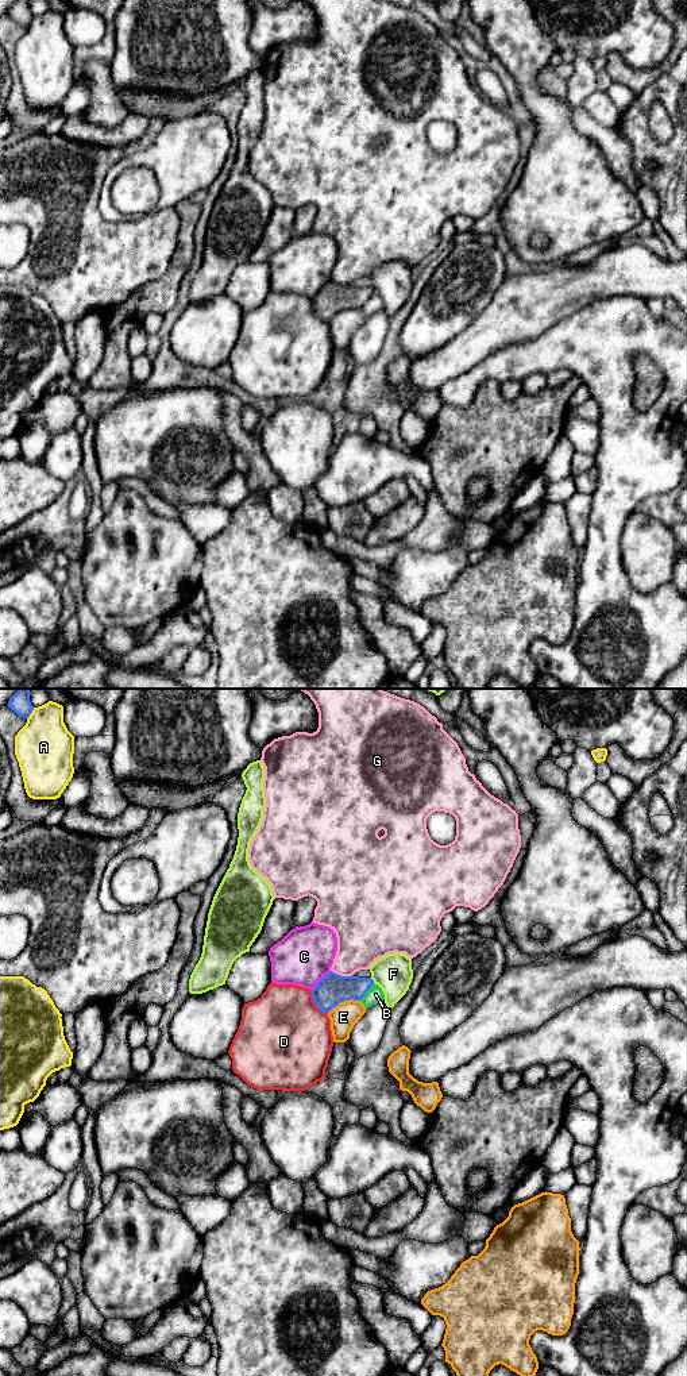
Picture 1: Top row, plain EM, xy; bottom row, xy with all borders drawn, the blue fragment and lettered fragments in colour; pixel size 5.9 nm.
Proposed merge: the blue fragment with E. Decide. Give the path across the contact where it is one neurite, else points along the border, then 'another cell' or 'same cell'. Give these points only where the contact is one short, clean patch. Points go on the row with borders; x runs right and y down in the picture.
same cell

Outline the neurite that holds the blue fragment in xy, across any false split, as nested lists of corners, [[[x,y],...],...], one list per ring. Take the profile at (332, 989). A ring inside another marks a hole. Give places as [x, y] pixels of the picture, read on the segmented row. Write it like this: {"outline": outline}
{"outline": [[[325,975],[312,990],[313,1002],[331,1020],[335,1042],[346,1042],[354,1025],[366,1013],[360,999],[371,988],[371,978]]]}

